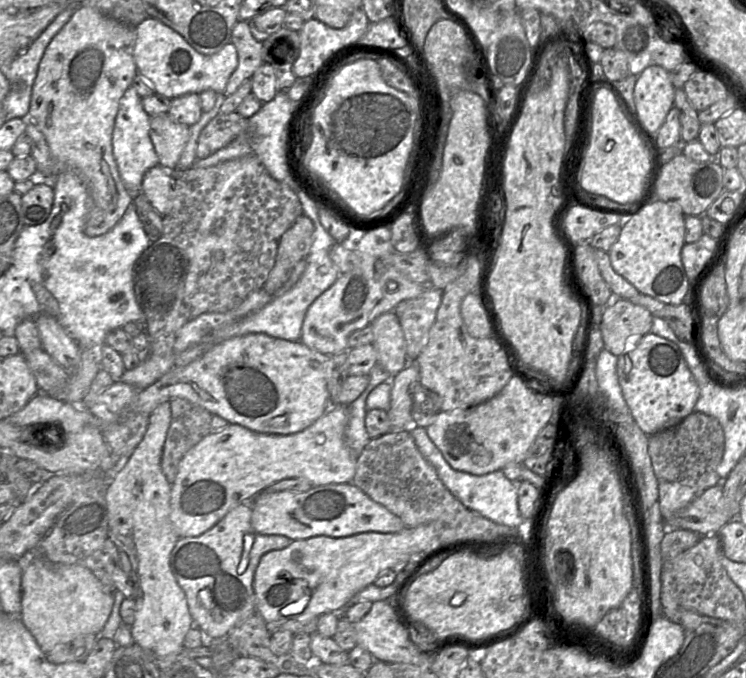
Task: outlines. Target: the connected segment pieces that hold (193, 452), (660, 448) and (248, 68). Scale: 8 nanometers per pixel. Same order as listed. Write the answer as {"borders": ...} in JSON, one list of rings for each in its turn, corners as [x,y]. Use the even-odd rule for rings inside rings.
{"borders":[[[[331,406],[308,428],[289,435],[269,435],[253,432],[245,427],[228,424],[224,429],[210,433],[192,447],[179,463],[176,479],[171,485],[170,520],[177,535],[196,537],[219,522],[231,509],[251,501],[270,485],[289,478],[304,478],[314,486],[352,483],[357,456],[345,442],[348,422],[347,406]]],[[[692,412],[676,426],[650,435],[648,452],[657,479],[706,490],[719,483],[716,469],[724,453],[724,432],[714,417]]],[[[238,21],[232,30],[231,42],[238,56],[238,65],[223,92],[225,97],[232,95],[244,80],[252,78],[254,72],[263,64],[262,42],[257,41],[246,21]]]]}

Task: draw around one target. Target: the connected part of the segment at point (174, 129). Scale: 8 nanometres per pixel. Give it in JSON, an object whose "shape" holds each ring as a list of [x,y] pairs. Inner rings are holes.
{"shape":[[[160,114],[150,118],[150,138],[159,158],[159,165],[176,169],[190,137],[190,126]]]}

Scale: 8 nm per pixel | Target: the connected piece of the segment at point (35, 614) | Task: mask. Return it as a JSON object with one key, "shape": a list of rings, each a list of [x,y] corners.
{"shape":[[[29,555],[23,560],[19,617],[44,653],[81,635],[99,635],[111,614],[113,605],[113,594],[104,591],[99,579],[88,568],[81,565],[52,563],[41,555]]]}

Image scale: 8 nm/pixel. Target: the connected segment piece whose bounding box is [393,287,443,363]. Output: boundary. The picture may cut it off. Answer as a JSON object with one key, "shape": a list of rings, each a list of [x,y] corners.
{"shape":[[[428,287],[417,298],[403,300],[393,310],[404,334],[408,363],[415,361],[427,343],[442,292],[443,290]]]}

